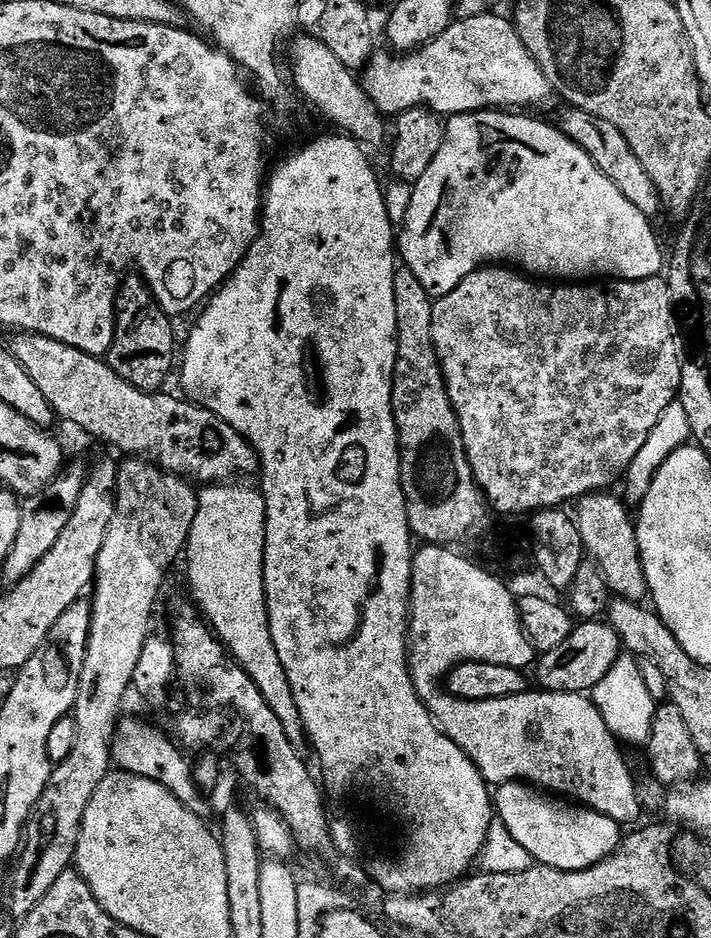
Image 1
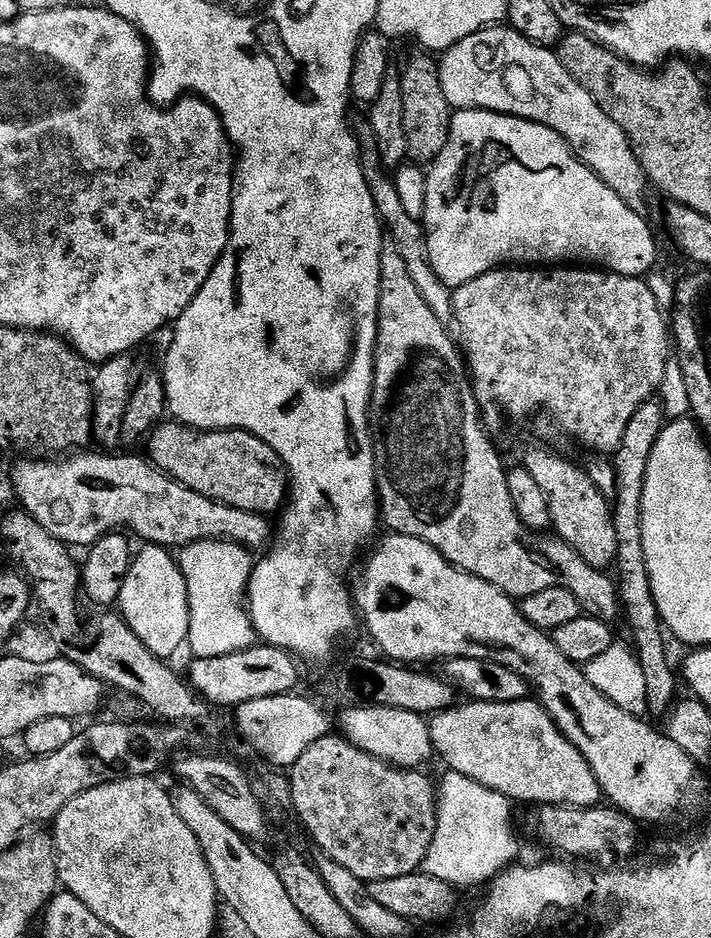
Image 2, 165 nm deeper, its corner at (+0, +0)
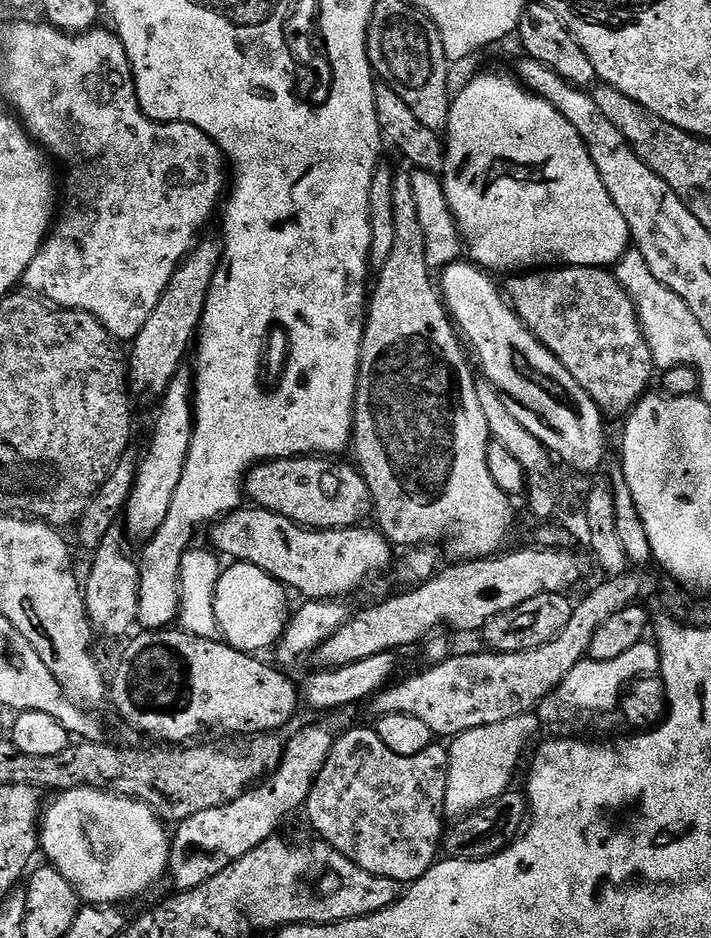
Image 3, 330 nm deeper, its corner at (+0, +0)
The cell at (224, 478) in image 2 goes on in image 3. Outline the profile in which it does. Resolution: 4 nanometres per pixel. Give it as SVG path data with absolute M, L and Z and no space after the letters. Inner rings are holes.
M320 454L266 460L249 471L243 491L255 507L290 518L290 522L299 524L301 528L354 528L363 521L360 519L367 512L369 515L373 511L372 495L360 469L340 460L343 459L325 458Z

